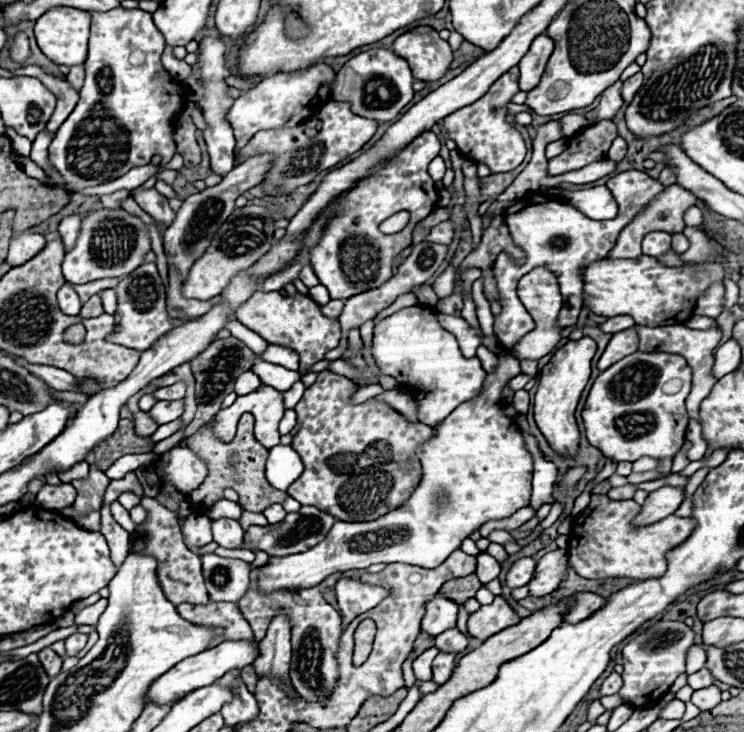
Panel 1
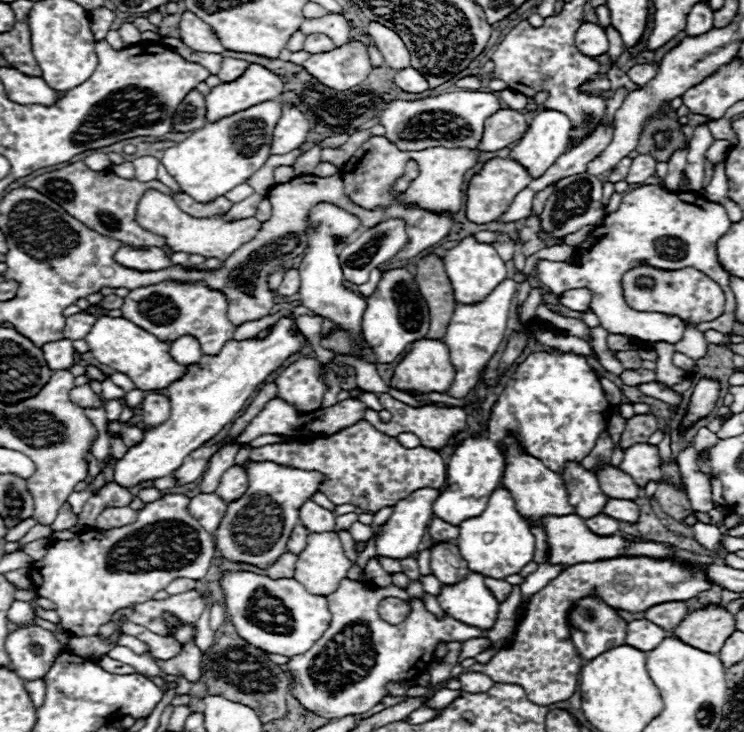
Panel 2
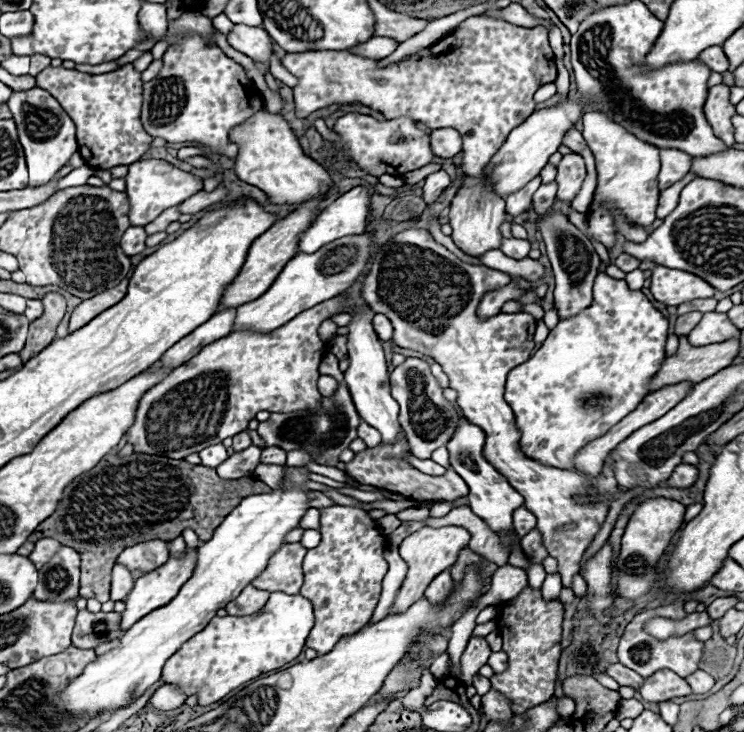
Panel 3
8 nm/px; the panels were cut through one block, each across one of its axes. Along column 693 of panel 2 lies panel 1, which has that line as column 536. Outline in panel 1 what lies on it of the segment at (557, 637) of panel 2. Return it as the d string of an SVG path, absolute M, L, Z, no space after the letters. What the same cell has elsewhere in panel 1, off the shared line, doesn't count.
M554 550L548 552L540 558L540 562L536 564L536 572L532 576L532 580L528 582L528 590L530 596L540 598L546 594L552 594L566 578L566 568L568 568L568 554L566 550Z

